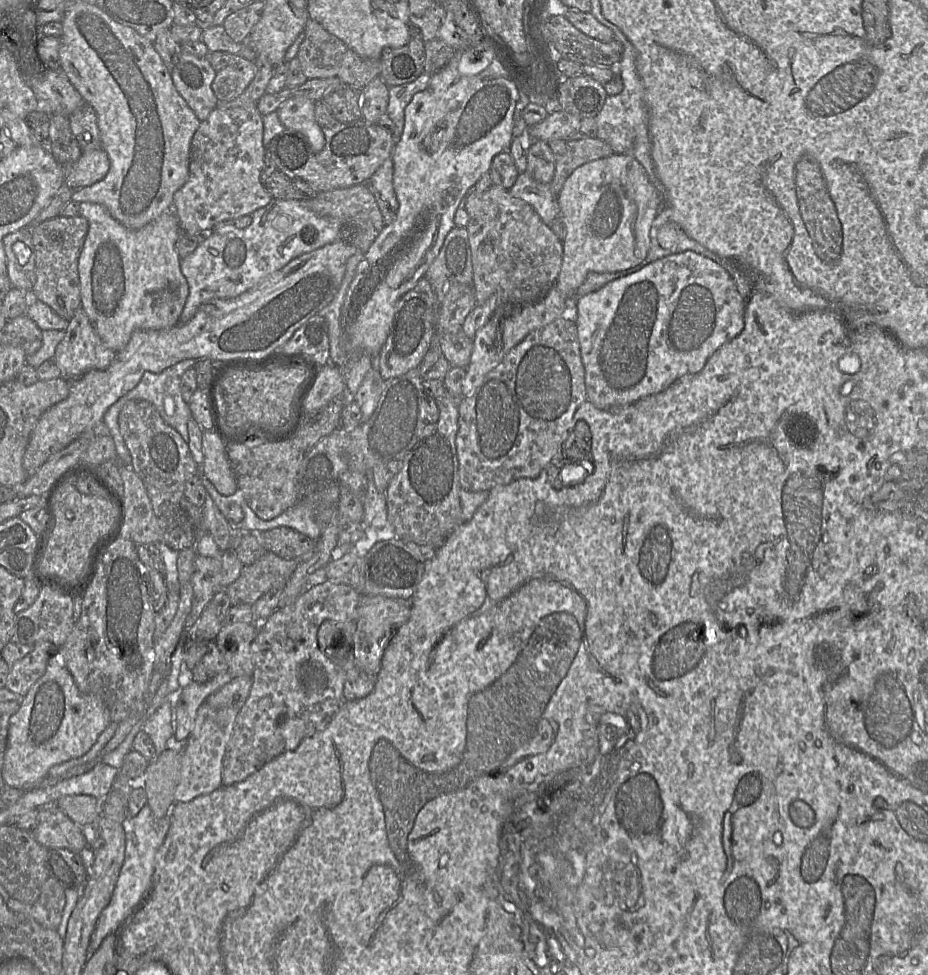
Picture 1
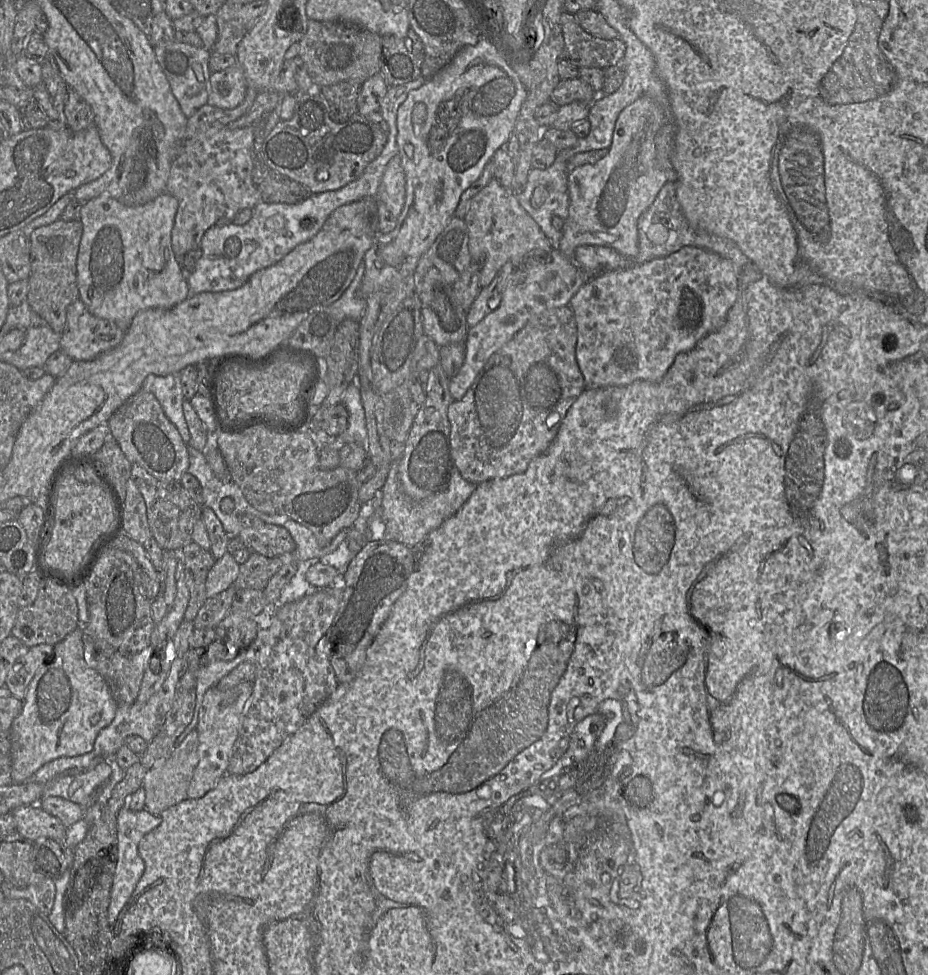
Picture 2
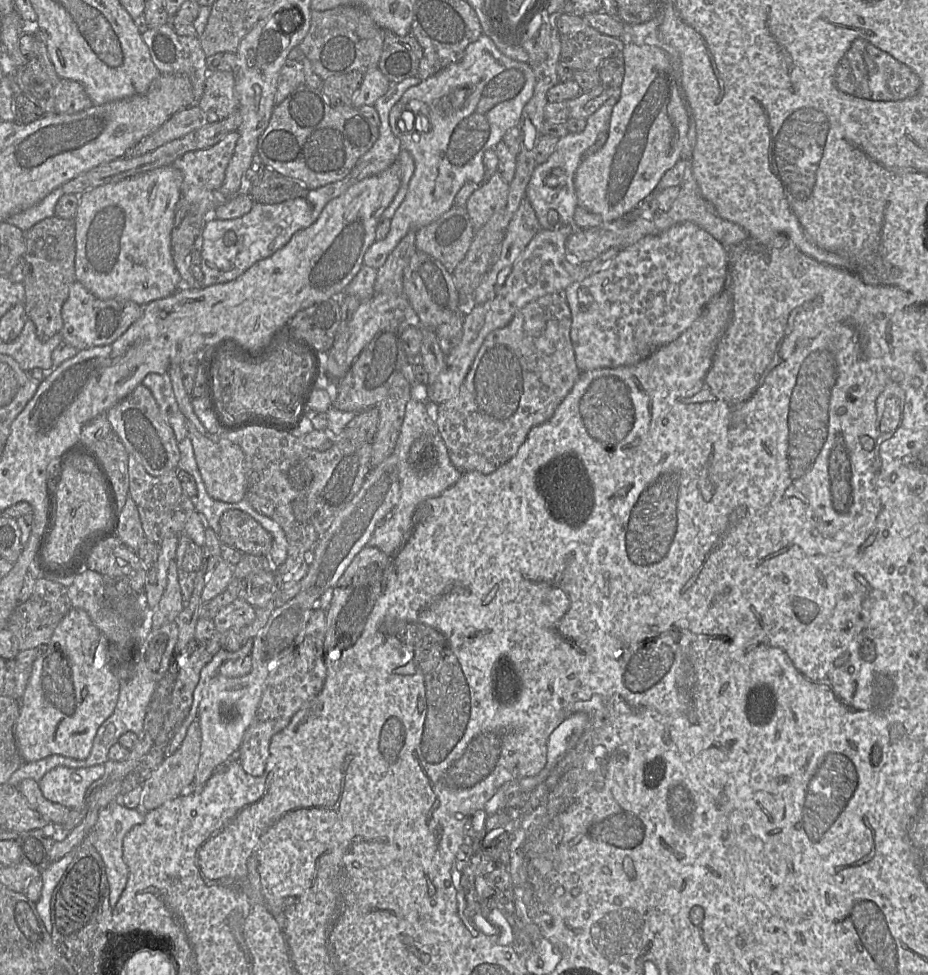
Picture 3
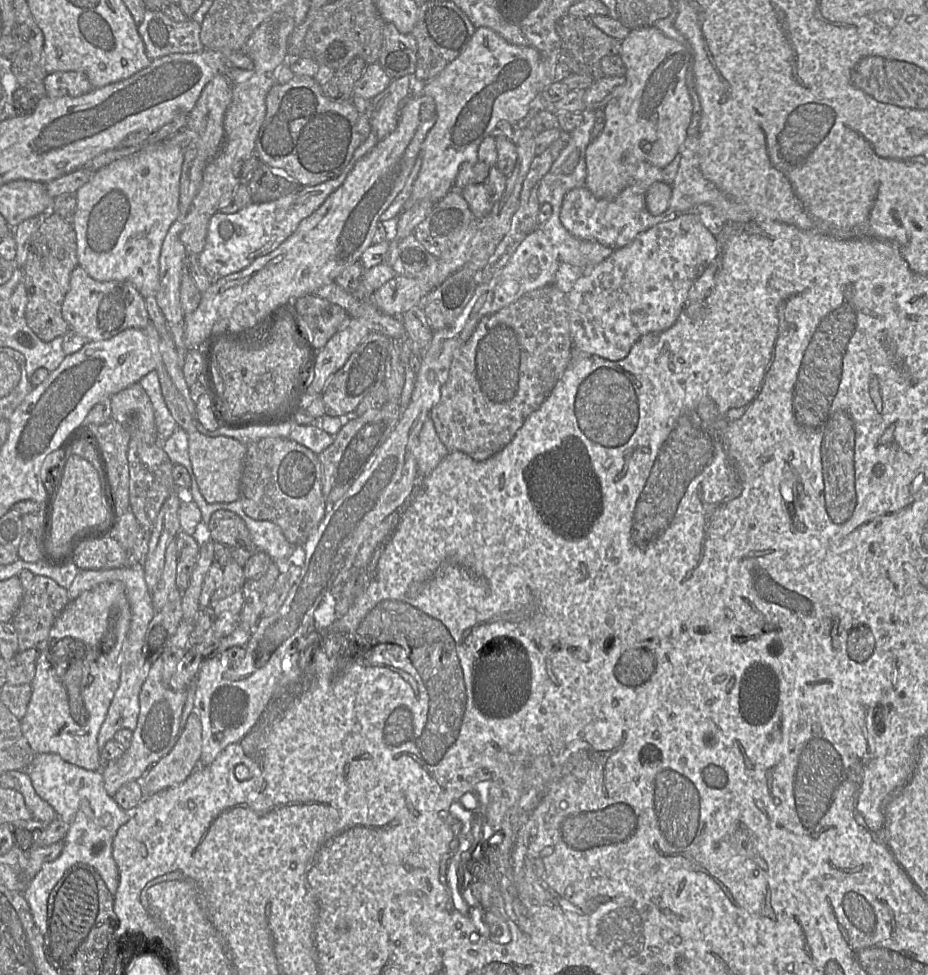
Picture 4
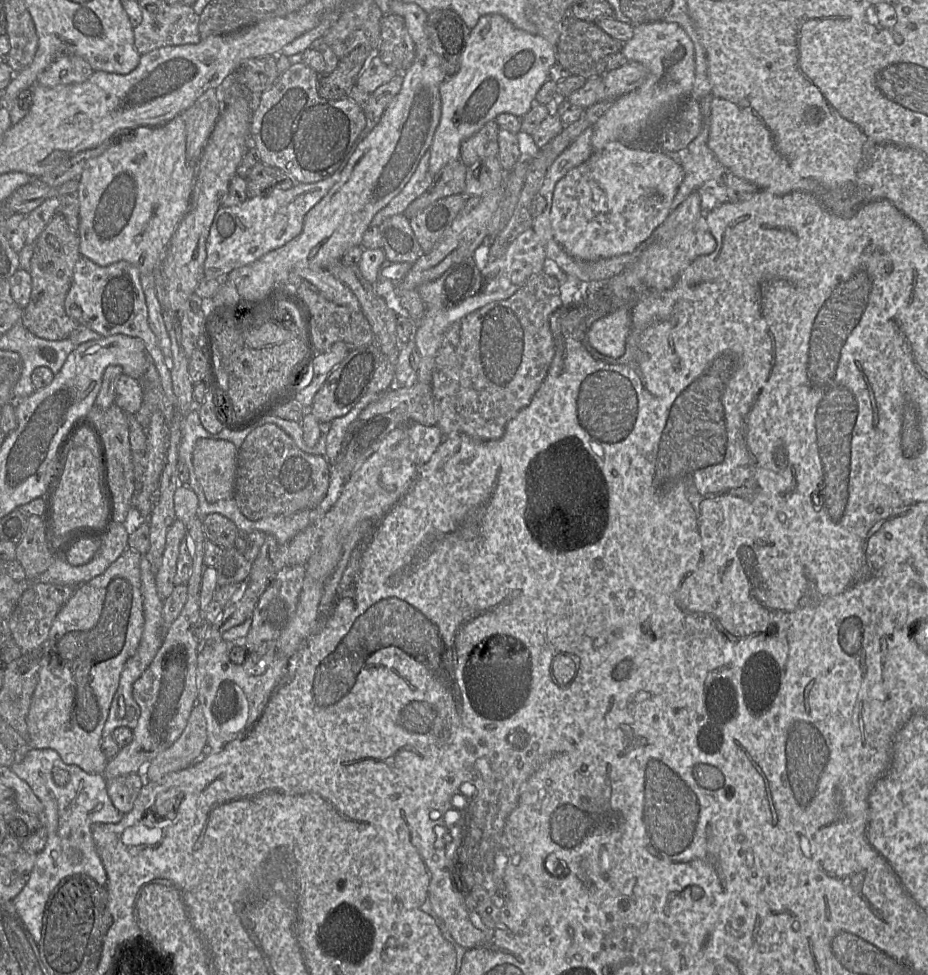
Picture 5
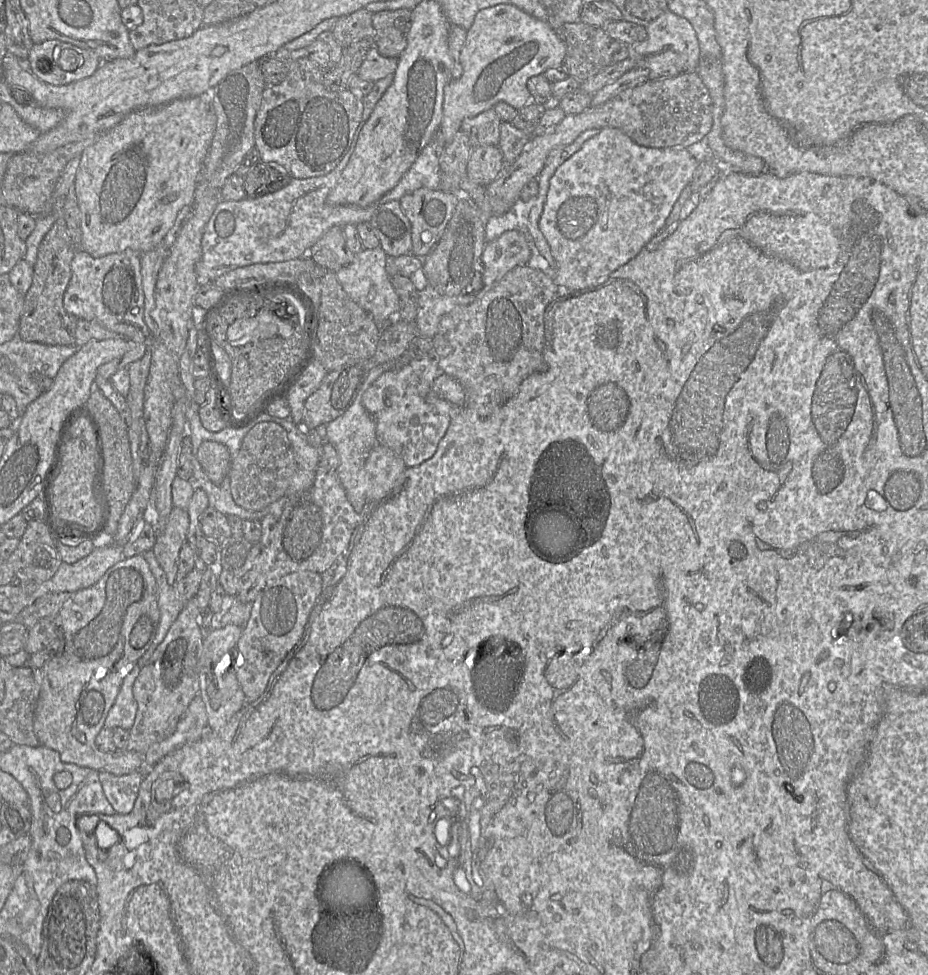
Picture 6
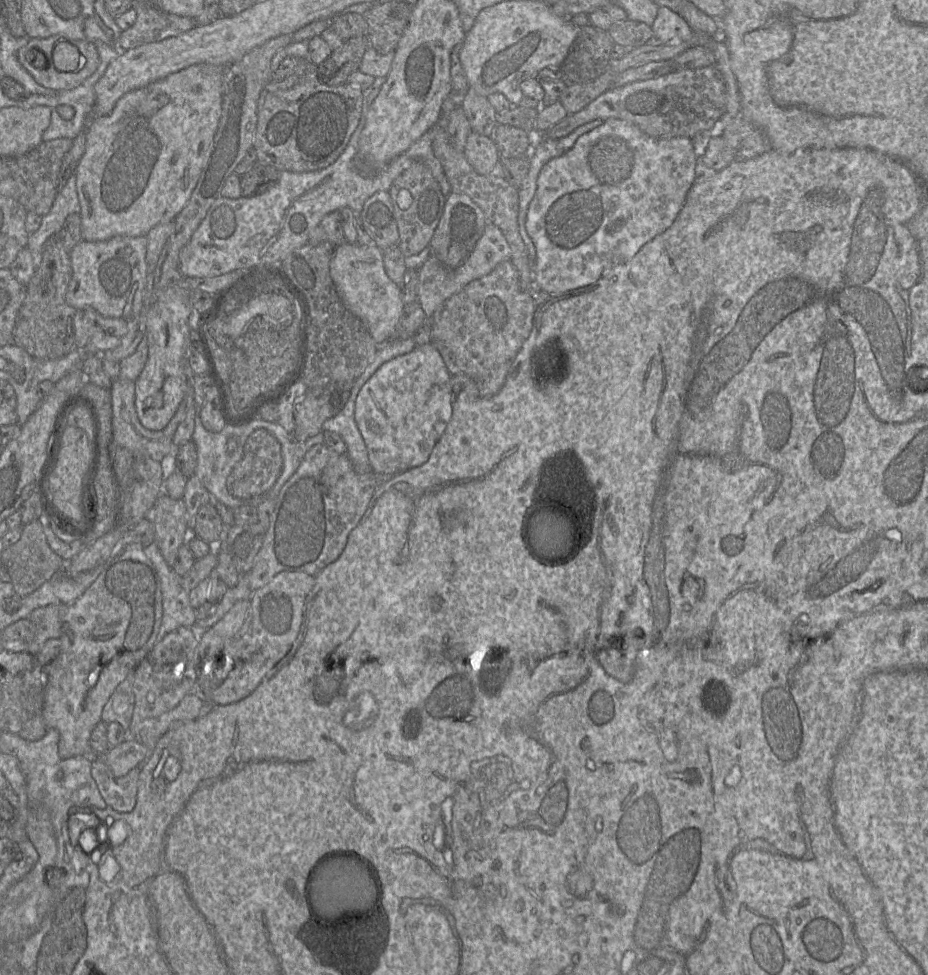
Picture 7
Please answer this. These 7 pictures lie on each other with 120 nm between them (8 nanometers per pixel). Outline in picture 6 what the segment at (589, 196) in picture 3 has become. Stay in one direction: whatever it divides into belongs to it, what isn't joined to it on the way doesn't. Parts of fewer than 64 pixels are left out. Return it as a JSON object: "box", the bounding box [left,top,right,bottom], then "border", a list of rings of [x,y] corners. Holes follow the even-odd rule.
{"box":[629,9,700,73],"border":[[[667,9],[646,27],[644,41],[629,46],[638,56],[649,56],[664,50],[674,50],[686,56],[682,73],[697,71],[700,62],[700,46],[691,23]]]}

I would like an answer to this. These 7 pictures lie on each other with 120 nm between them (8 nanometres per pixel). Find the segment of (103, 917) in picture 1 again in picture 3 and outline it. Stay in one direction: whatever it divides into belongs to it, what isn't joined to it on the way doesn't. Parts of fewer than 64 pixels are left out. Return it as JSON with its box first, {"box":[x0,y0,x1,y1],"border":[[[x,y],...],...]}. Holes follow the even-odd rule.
{"box":[88,801,145,909],"border":[[[114,801],[100,811],[98,820],[88,834],[89,841],[101,855],[106,868],[110,887],[110,905],[112,909],[118,903],[127,884],[129,869],[123,858],[123,839],[136,825],[143,823],[145,812],[140,809],[129,809],[120,801]]]}

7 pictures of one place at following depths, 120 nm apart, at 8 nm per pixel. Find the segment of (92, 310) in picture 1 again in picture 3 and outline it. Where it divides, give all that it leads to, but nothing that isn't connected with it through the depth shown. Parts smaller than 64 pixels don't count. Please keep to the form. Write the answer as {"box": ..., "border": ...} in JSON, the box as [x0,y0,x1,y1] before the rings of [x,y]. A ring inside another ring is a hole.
{"box":[74,165,183,306],"border":[[[167,165],[80,194],[74,217],[76,280],[101,300],[125,299],[141,306],[168,297],[181,288],[183,280],[172,257],[171,231],[182,182],[182,173]]]}

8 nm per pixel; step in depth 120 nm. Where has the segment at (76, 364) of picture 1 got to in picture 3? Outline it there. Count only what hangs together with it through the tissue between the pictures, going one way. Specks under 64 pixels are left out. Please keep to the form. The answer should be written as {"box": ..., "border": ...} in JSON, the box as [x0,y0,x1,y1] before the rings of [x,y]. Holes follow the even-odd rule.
{"box":[60,281,143,351],"border":[[[74,281],[69,295],[62,306],[63,328],[60,333],[63,340],[78,351],[113,343],[143,313],[143,306],[125,299],[101,300],[90,293],[82,283]]]}

